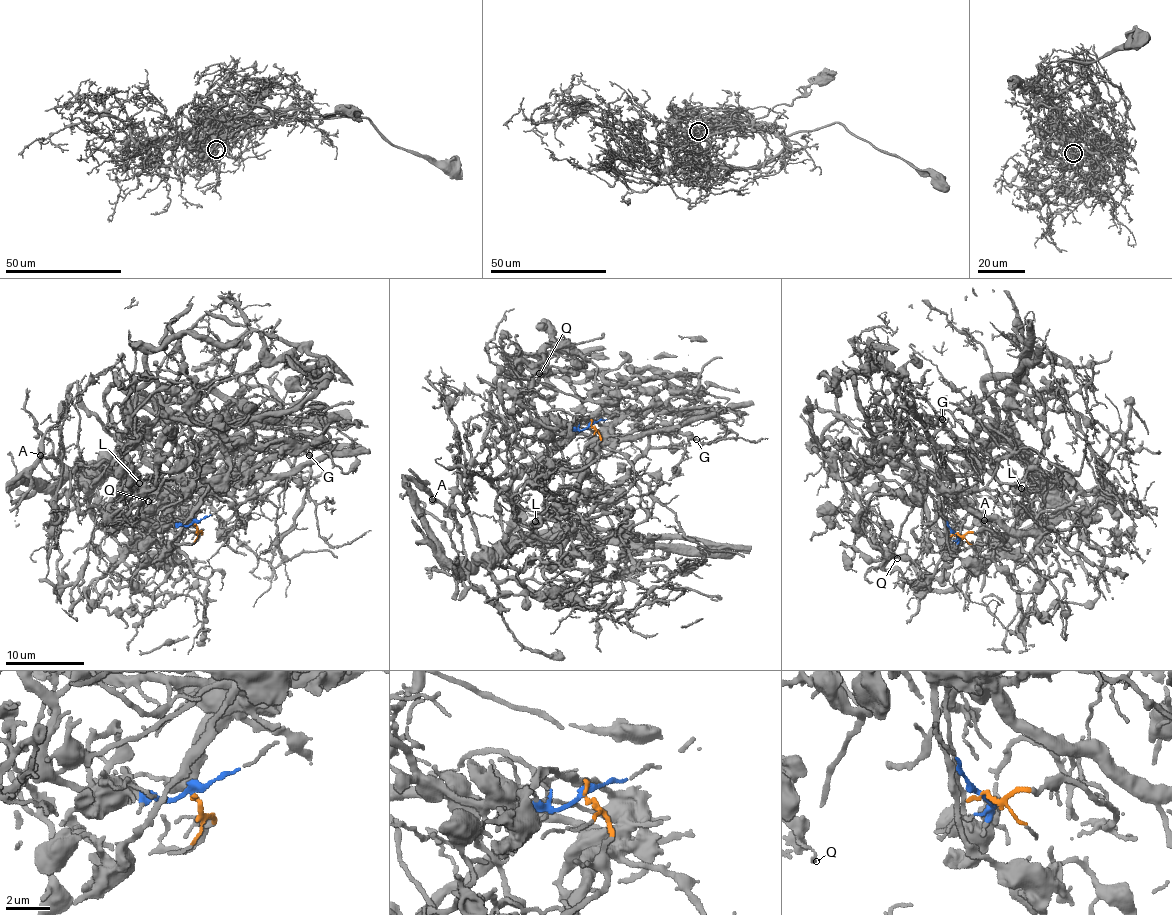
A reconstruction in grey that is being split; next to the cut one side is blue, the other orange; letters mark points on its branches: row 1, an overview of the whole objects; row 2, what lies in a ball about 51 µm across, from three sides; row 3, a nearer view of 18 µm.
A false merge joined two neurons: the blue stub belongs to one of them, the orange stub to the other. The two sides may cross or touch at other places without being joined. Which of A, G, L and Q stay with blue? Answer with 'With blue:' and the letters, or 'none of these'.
With blue: Q

